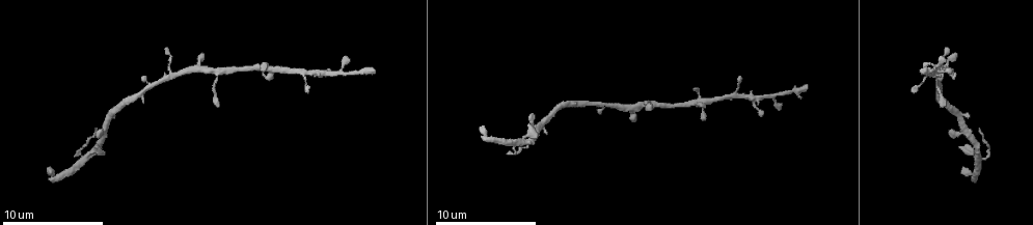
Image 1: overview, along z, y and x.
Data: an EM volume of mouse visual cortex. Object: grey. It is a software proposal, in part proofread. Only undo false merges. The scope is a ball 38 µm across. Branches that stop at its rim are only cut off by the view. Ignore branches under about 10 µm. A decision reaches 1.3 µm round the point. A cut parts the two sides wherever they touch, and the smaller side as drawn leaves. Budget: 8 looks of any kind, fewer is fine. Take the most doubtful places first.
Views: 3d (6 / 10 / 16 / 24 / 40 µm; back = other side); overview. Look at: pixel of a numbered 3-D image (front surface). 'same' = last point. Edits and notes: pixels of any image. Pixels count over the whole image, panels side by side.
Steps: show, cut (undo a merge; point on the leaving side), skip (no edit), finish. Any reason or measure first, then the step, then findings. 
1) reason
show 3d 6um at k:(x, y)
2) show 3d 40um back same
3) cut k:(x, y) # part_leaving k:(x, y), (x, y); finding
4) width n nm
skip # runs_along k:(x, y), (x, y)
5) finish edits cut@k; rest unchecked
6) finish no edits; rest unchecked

thick turns thin
show 3d 6um at 1:(711, 99)

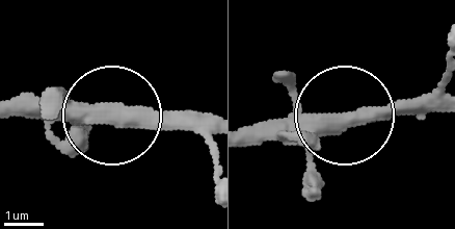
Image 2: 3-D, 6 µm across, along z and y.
skip # runs_along 2:(20, 113), (205, 110); one neuron here

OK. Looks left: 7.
calibre changes
show 3d 16um at 1:(662, 104)

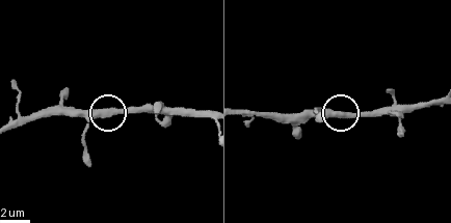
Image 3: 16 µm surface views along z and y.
skip # continuous, no second neuron

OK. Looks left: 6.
show 3d 10um at 1:(184, 71)

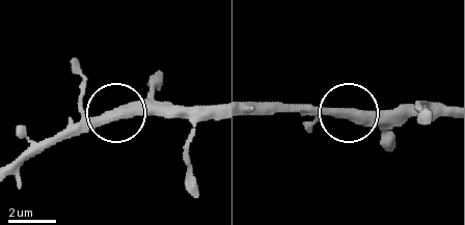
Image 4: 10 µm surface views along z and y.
show 3d 10um back at 4:(344, 114)

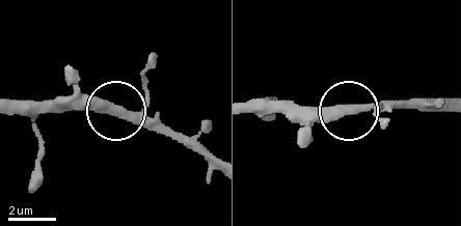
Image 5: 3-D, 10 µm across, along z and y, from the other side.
side_arm 20 um
skip # runs_along 5:(114, 110), (33, 108); all the same neuron

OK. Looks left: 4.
four arms meet
show 3d 10um at 1:(110, 116)

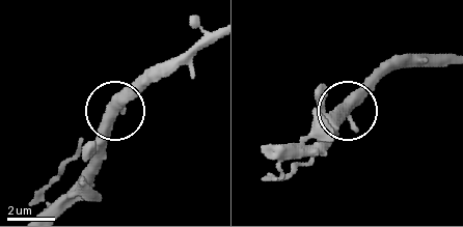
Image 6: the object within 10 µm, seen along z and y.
skip # all the same neuron

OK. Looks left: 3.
finish no edits; rest unchecked

